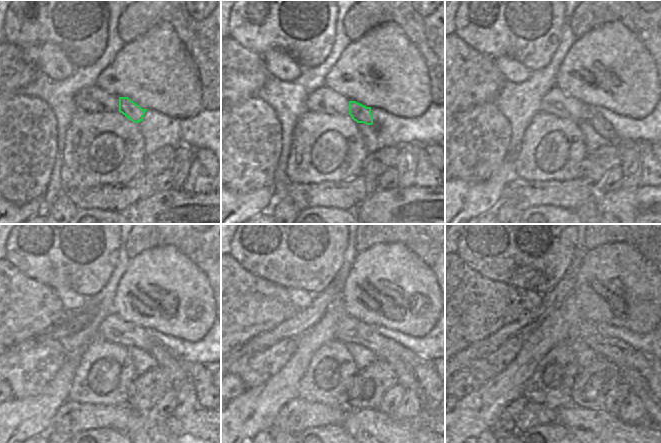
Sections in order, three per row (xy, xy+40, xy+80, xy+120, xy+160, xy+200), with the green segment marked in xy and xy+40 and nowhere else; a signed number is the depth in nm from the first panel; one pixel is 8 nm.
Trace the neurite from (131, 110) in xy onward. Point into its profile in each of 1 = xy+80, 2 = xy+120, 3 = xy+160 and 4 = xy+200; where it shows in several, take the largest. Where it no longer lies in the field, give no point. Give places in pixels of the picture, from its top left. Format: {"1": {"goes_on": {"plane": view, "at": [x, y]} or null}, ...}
{"1": {"goes_on": {"plane": "xy+80", "at": [603, 127]}}, "2": {"goes_on": {"plane": "xy+120", "at": [164, 359]}}, "3": {"goes_on": {"plane": "xy+160", "at": [406, 377]}}, "4": {"goes_on": {"plane": "xy+200", "at": [639, 386]}}}

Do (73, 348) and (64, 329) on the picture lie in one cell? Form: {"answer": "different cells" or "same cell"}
{"answer": "different cells"}

